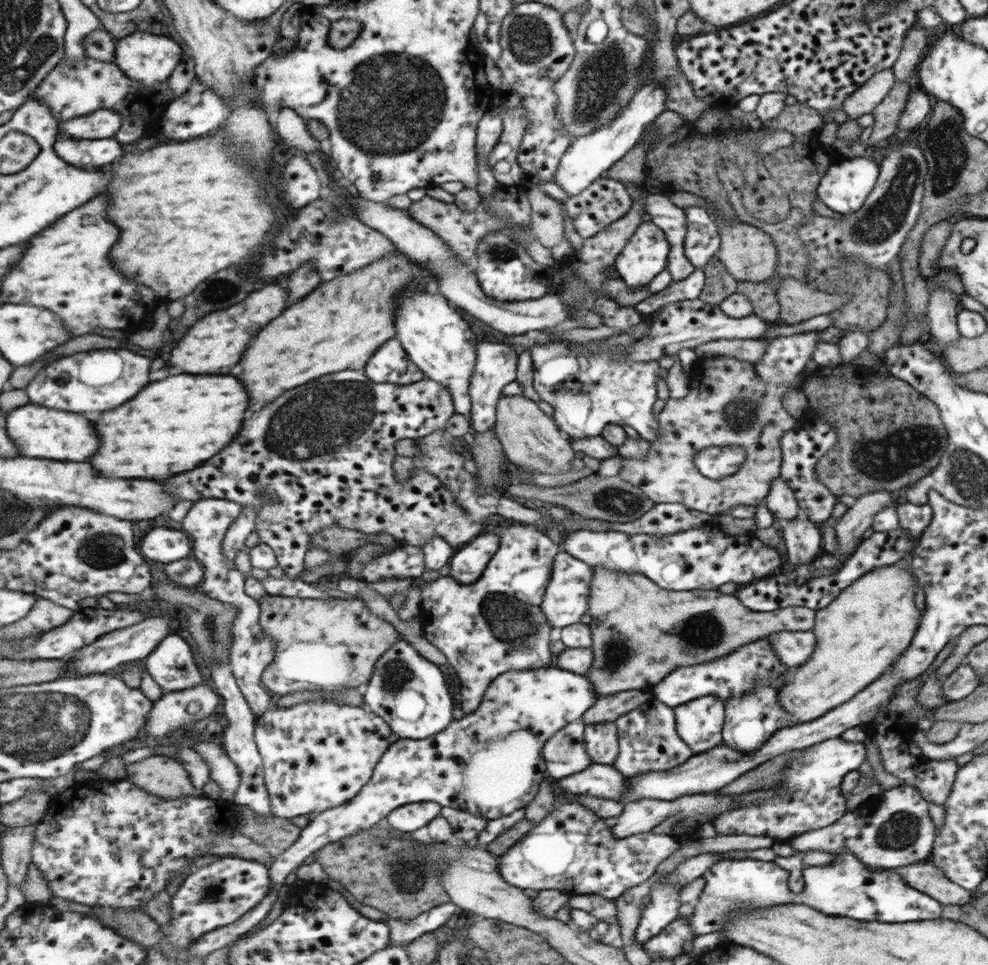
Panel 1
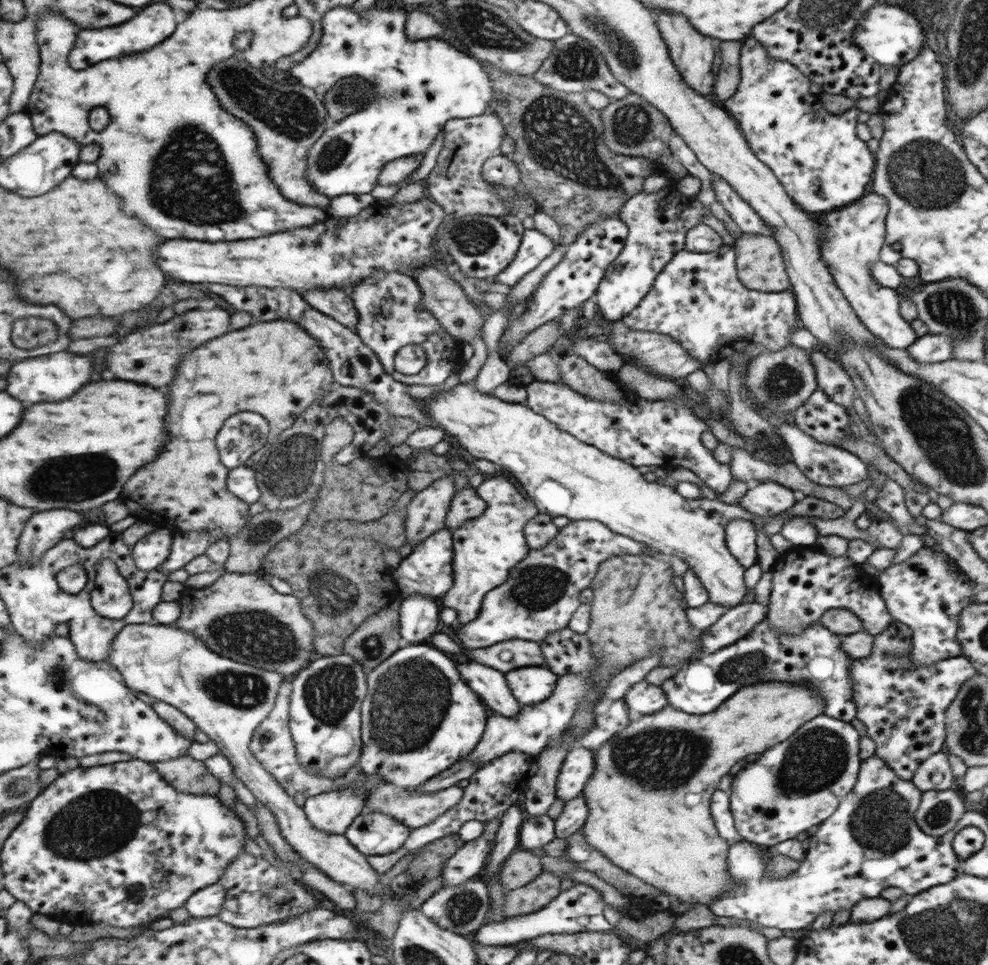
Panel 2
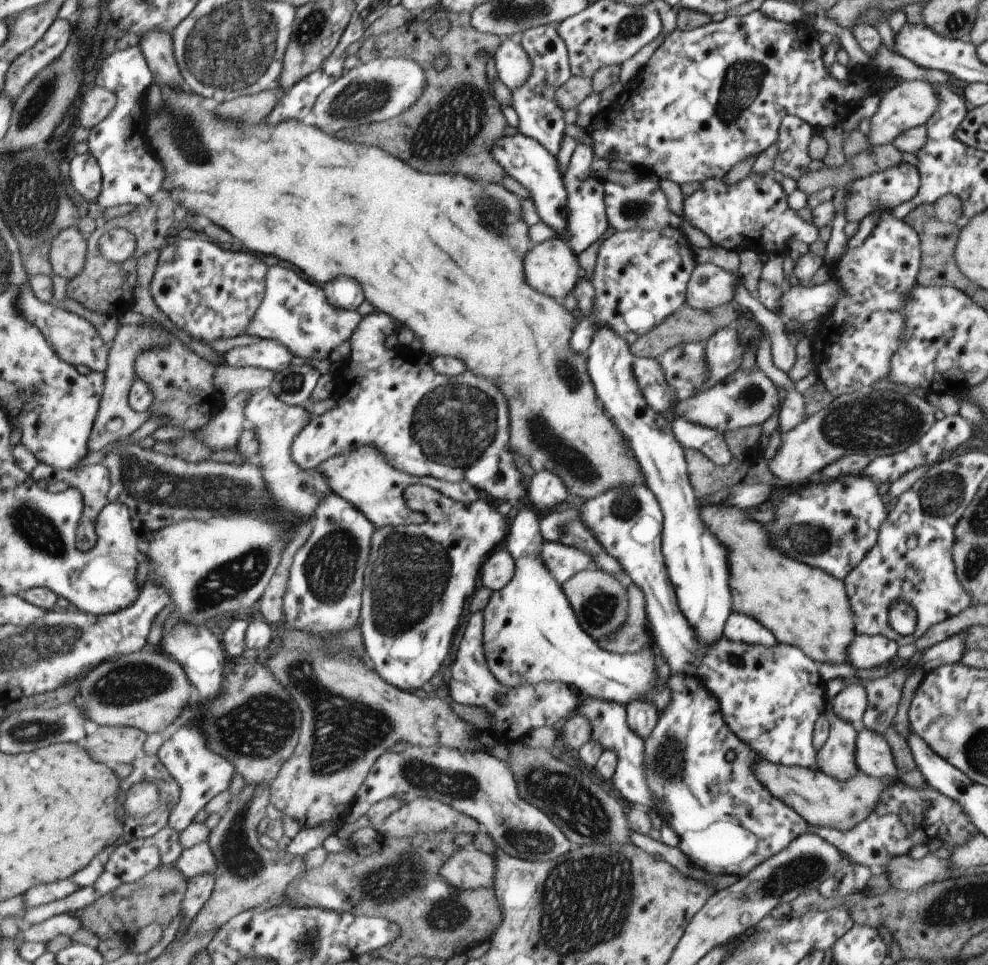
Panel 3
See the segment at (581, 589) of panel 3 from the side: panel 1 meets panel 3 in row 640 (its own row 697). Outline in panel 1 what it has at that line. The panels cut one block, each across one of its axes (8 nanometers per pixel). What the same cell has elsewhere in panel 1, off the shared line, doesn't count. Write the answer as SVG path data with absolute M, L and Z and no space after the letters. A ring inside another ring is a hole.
M593 566L593 571L588 597L588 604L591 604L588 612L591 612L593 622L588 624L588 627L593 638L591 652L595 660L583 676L593 686L595 702L599 696L657 686L657 678L665 679L667 674L674 670L673 664L677 668L711 662L737 651L755 639L767 637L772 632L805 632L814 627L815 610L804 606L786 606L771 612L753 612L745 608L738 598L733 598L733 594L727 595L717 590L671 592L659 588L638 572L607 570L604 566Z

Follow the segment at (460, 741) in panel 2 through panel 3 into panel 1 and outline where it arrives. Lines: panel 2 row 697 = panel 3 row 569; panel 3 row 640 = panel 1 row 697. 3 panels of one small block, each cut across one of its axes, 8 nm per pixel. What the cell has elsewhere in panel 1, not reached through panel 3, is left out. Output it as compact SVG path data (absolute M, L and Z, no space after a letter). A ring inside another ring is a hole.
M399 635L391 648L377 661L363 693L362 704L382 718L399 739L434 737L451 723L453 702L439 668L417 652Z

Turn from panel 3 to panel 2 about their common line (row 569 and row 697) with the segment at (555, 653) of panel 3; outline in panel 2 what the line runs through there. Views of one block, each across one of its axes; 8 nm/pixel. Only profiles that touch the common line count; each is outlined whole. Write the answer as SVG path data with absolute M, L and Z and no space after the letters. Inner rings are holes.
M544 666L515 668L506 672L505 678L510 692L521 706L550 698L557 683L556 674Z

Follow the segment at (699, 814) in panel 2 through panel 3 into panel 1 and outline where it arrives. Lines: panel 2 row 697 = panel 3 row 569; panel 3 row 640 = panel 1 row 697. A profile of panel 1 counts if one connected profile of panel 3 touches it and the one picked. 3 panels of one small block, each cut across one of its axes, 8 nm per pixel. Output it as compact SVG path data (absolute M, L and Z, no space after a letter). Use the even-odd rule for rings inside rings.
M898 564L875 567L864 572L857 580L843 588L836 597L814 612L814 627L811 632L816 638L813 655L801 667L790 668L785 672L783 687L777 692L777 704L782 706L790 726L805 724L817 720L827 712L851 700L858 692L863 691L871 683L887 671L891 663L901 656L910 646L917 628L921 625L922 613L913 604L916 578Z

